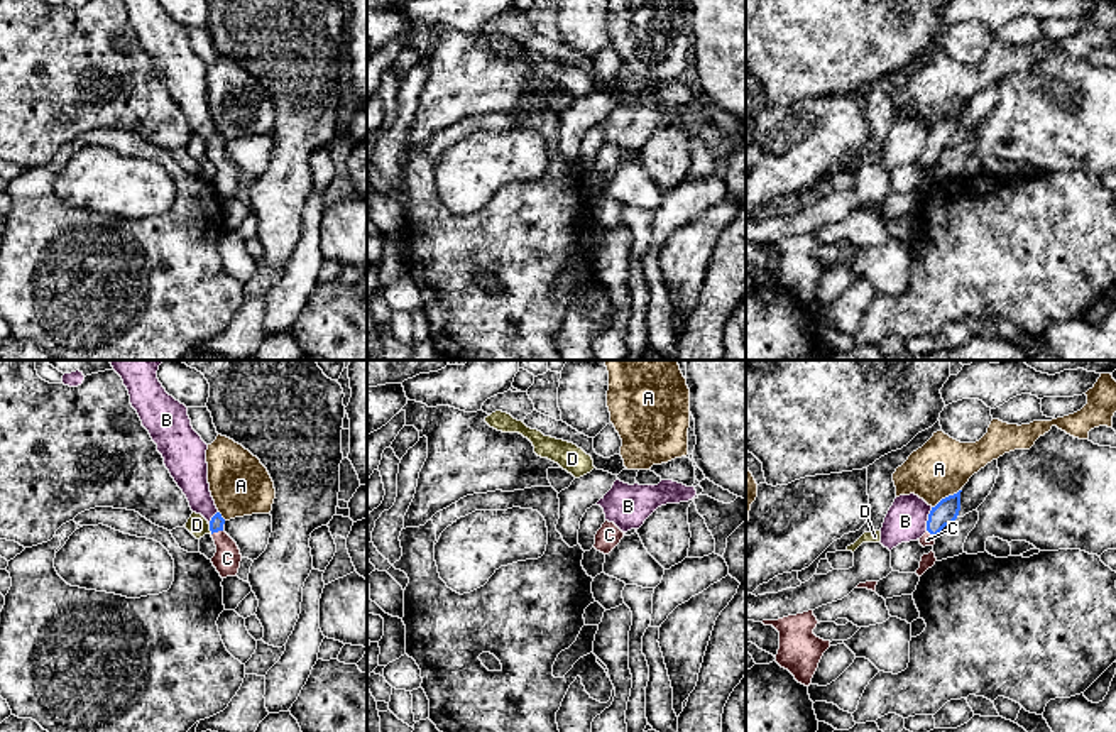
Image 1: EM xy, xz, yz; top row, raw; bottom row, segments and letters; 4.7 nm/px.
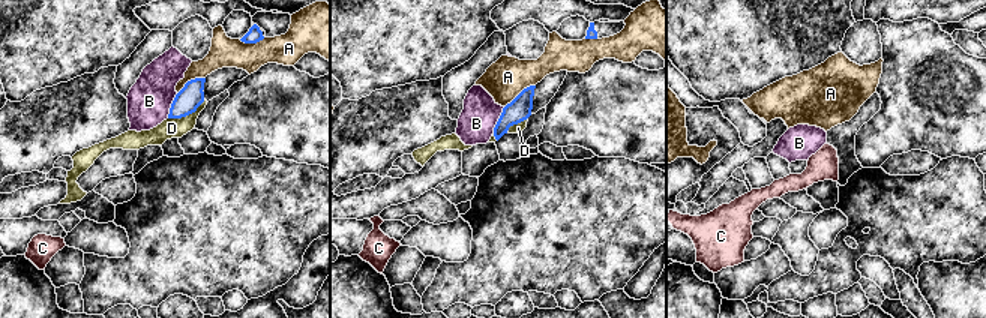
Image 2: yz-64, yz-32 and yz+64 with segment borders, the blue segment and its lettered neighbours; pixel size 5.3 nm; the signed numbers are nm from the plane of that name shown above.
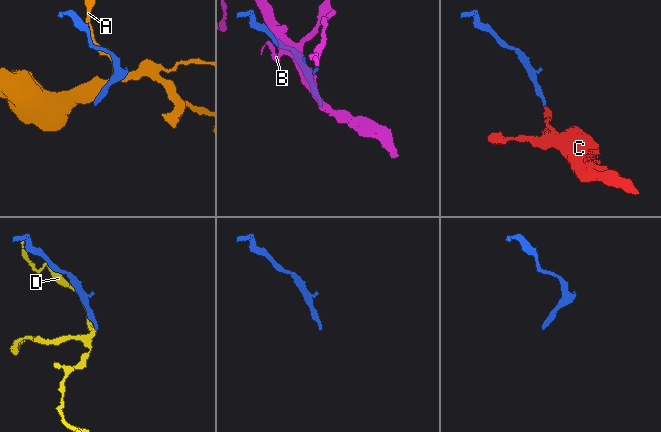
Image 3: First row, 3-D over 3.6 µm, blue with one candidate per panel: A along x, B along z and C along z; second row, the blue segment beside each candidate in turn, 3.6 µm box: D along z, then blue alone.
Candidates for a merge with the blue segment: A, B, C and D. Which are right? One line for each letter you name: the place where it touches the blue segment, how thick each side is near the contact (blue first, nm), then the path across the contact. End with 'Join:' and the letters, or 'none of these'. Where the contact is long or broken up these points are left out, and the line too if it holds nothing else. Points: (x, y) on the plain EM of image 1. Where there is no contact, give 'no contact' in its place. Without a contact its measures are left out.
C: meets blue in xy at (217, 152); 70 nm thick on the blue side, 130 nm on the other; runs through xy (217, 142), (217, 152), (227, 169), (227, 180)
Join: C

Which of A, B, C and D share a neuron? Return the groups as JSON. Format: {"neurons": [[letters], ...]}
{"neurons": [["A"], ["B"], ["C"], ["D"]]}

